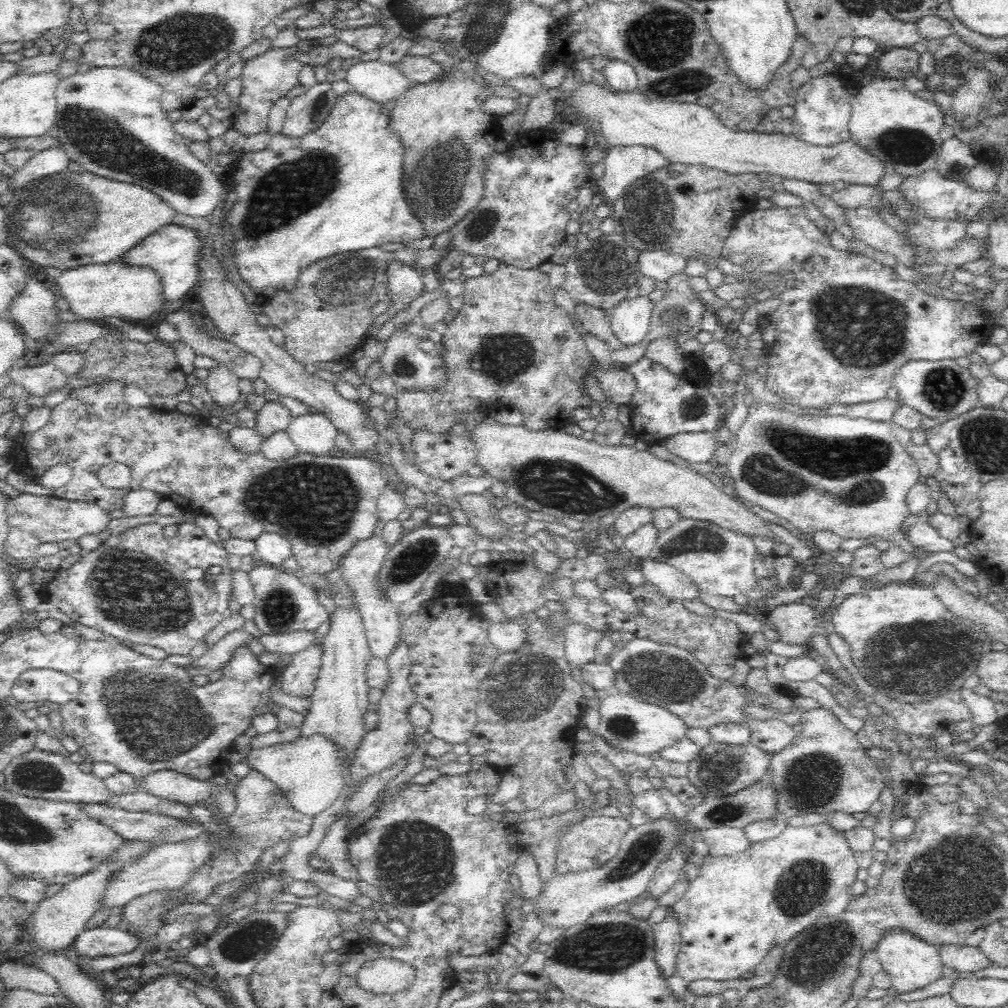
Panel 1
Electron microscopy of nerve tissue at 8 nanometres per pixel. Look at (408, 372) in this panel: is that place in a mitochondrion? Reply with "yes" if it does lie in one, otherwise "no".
yes

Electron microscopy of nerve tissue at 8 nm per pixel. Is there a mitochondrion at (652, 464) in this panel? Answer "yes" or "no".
no

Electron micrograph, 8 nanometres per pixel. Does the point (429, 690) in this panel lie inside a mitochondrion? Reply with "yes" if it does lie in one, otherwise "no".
no

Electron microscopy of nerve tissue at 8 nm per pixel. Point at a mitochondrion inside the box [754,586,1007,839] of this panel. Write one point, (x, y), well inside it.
(905, 657)

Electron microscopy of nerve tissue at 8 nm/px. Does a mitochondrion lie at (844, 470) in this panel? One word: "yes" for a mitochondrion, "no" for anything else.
yes

